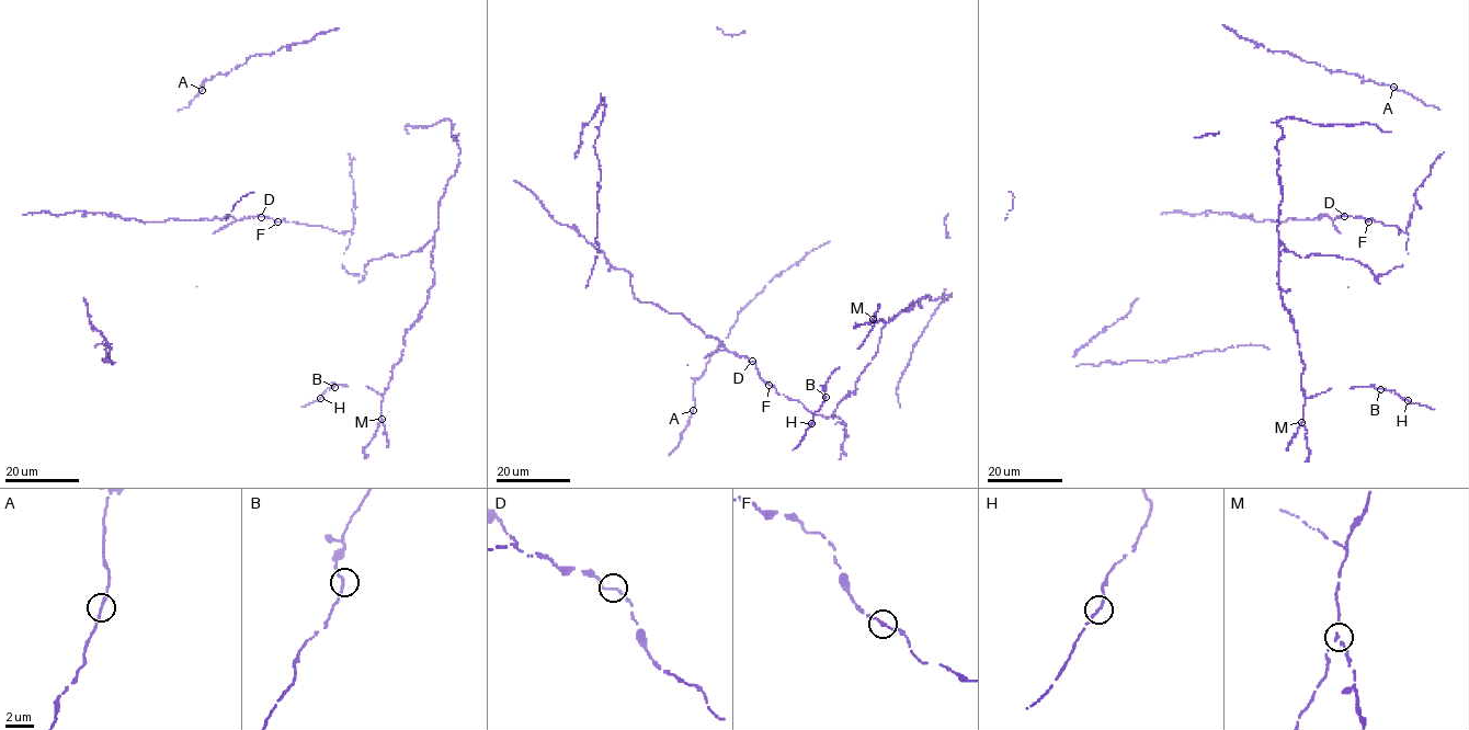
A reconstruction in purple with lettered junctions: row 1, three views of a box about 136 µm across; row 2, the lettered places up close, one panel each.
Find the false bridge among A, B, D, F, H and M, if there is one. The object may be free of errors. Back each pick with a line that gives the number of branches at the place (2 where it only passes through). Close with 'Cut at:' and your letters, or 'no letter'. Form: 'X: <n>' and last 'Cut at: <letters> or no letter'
Cut at: no letter

